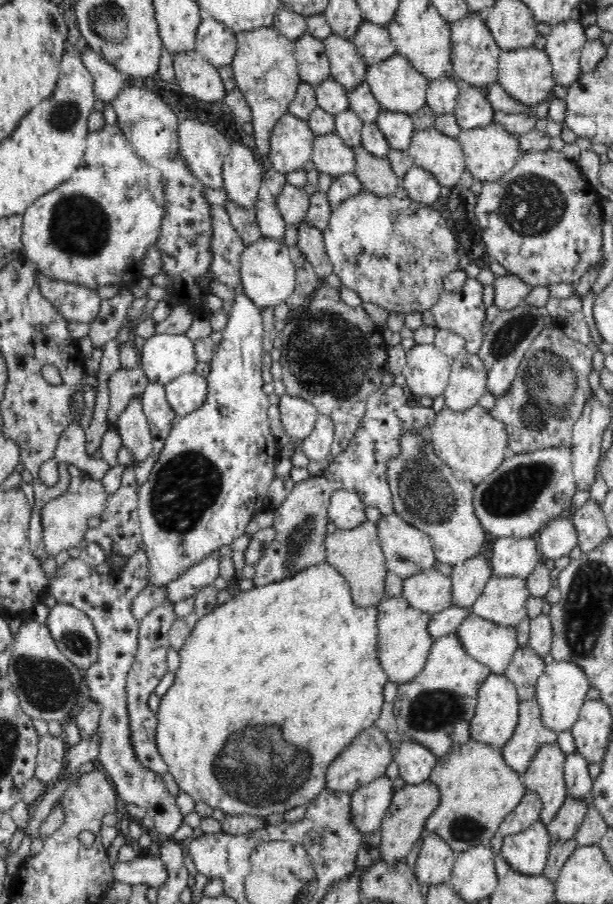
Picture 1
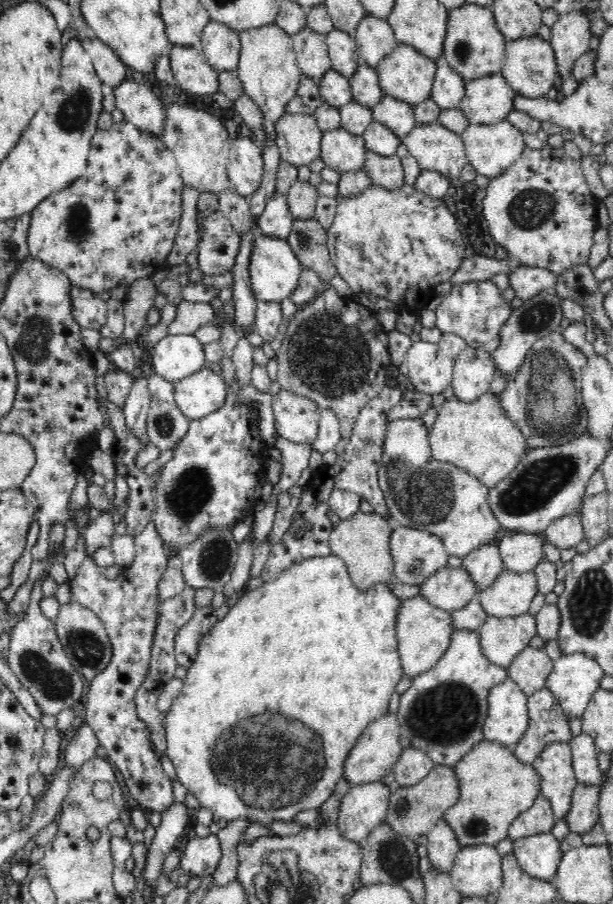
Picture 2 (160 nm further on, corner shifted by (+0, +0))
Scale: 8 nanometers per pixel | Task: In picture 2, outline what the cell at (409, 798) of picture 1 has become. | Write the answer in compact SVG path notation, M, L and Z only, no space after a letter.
M435 765L435 767L415 786L402 787L391 794L385 822L398 836L416 838L426 835L436 826L448 808L454 806L460 797L460 788L456 771L448 765Z

